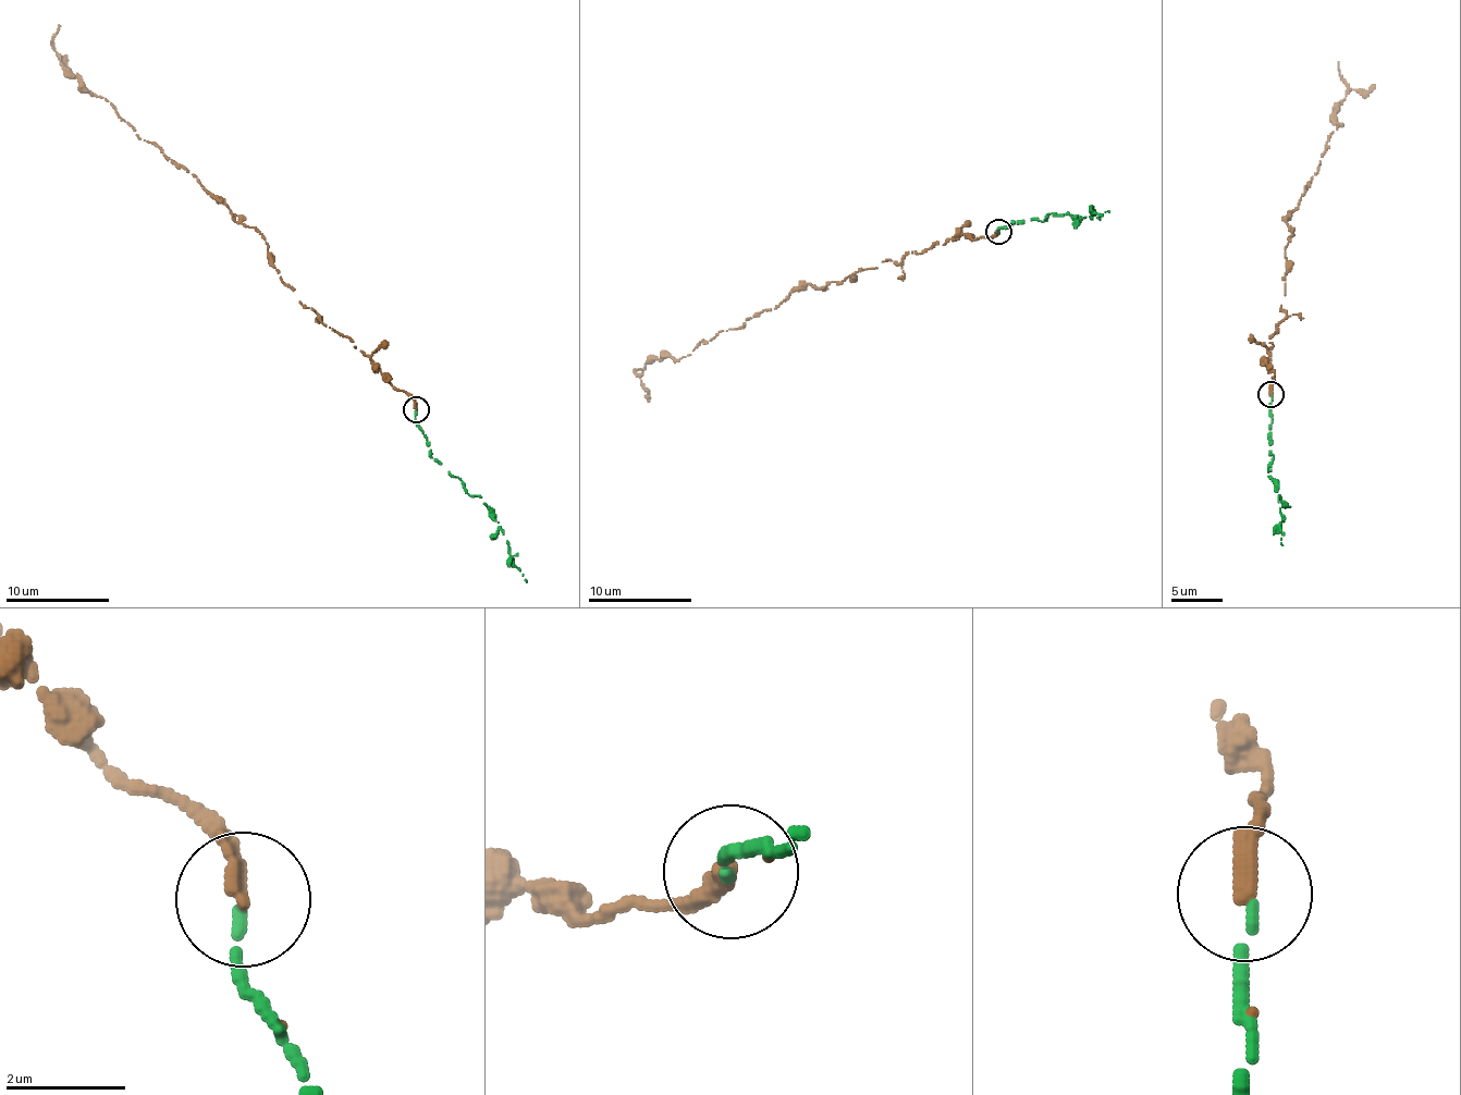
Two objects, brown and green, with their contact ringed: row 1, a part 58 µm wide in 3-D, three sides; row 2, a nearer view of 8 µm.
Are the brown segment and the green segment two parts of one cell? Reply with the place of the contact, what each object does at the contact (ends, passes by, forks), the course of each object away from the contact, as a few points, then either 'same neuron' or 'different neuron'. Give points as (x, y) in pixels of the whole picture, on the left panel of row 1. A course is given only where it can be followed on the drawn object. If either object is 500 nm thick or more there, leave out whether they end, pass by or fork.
at (416, 409); brown ends there; green ends there; brown runs (416, 408), (366, 354), (299, 300), (281, 279), (266, 237), (63, 66), (52, 41), (60, 25); green runs (416, 411), (416, 426), (429, 441), (431, 456), (467, 492), (480, 497), (499, 521), (512, 563), (527, 581); same neuron

